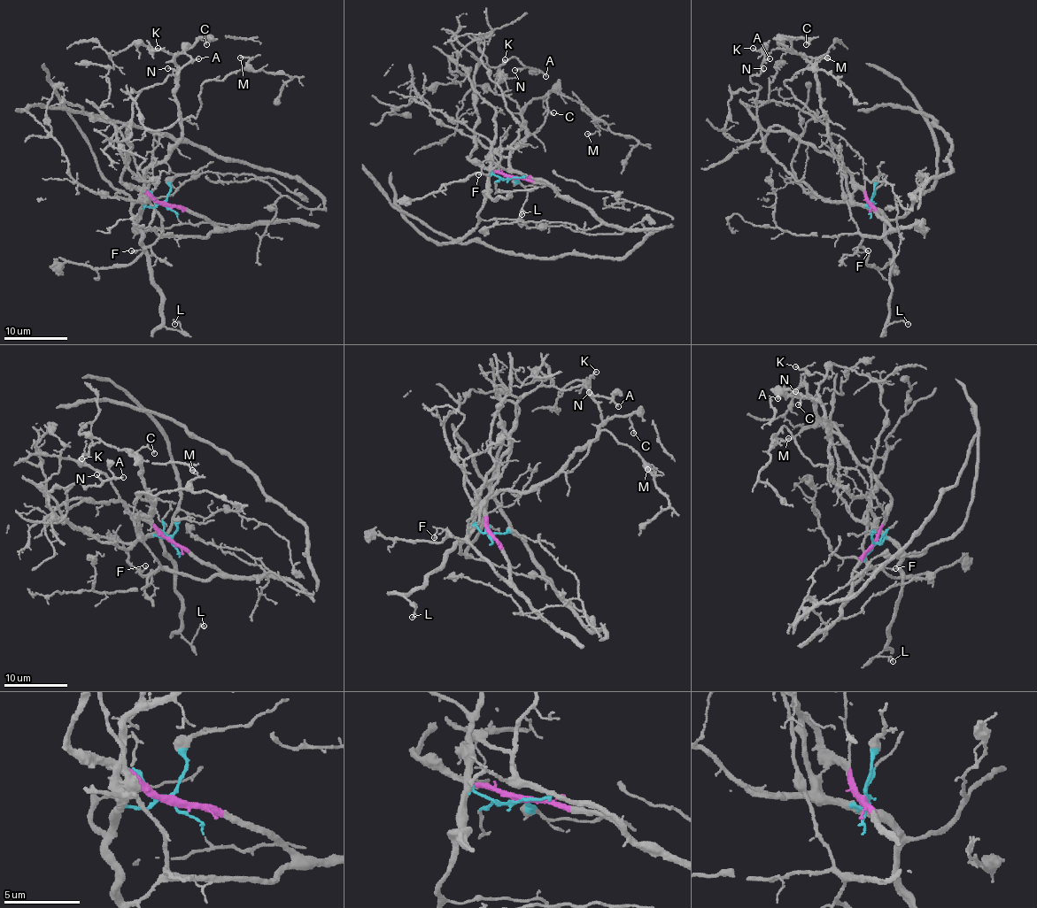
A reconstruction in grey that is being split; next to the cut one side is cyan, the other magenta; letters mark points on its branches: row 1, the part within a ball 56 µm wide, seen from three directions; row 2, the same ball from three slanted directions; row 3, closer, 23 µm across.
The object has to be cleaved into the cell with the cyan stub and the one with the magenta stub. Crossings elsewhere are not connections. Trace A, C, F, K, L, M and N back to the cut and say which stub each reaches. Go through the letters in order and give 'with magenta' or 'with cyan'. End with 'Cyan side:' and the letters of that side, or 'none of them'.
A: with magenta
C: with cyan
F: with magenta
K: with cyan
L: with cyan
M: with cyan
N: with magenta
Cyan side: C, K, L, M

